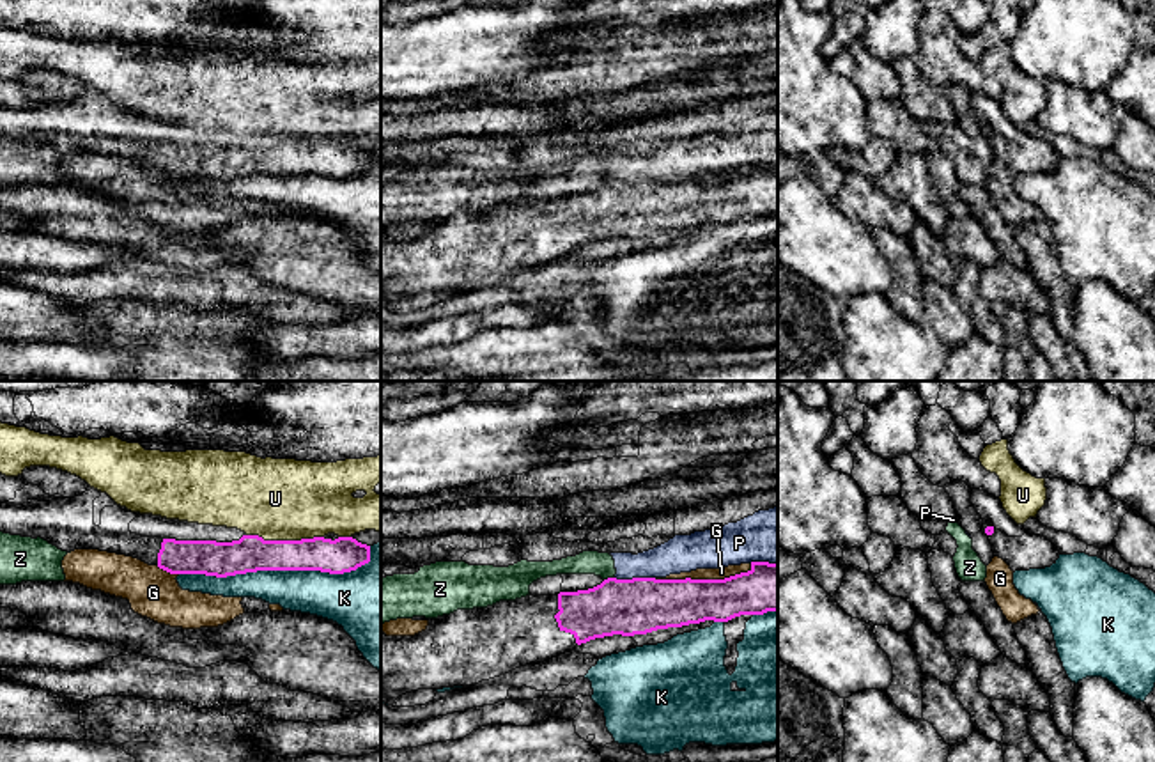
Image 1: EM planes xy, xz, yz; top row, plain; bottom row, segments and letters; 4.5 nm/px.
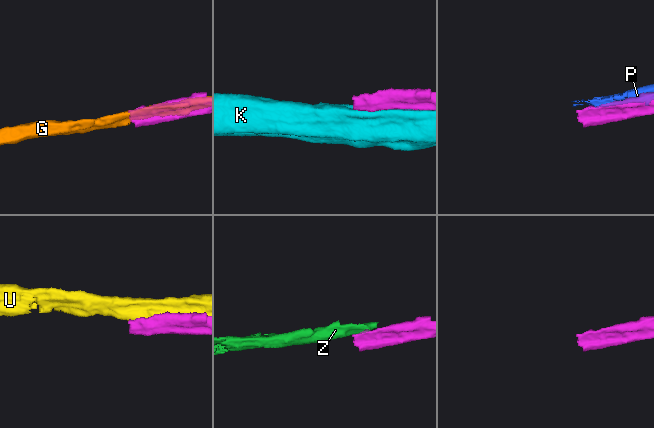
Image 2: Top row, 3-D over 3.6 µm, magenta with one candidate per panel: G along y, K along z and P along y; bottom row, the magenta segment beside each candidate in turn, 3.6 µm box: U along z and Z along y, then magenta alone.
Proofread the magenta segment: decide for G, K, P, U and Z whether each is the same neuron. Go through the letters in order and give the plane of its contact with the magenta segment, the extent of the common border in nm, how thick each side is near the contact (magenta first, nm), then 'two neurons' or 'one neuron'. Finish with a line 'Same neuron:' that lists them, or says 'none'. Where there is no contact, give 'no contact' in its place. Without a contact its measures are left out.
G: meets magenta in xz; contact 460 nm long; 220 nm thick on the magenta side, 60 nm on the other; two neurons
K: meets magenta in xy; contact 900 nm long; 170 nm thick on the magenta side, 200 nm on the other; two neurons
P: meets magenta in xz; contact 180 nm long; 260 nm thick on the magenta side, 170 nm on the other; two neurons
U: meets magenta in xy; contact 360 nm long; 170 nm thick on the magenta side, 360 nm on the other; two neurons
Z: meets magenta in xz; contact 50 nm long; 260 nm thick on the magenta side, 110 nm on the other; two neurons
Same neuron: none

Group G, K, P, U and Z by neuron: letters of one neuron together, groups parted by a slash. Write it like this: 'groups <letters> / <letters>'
groups G / K / P Z / U

